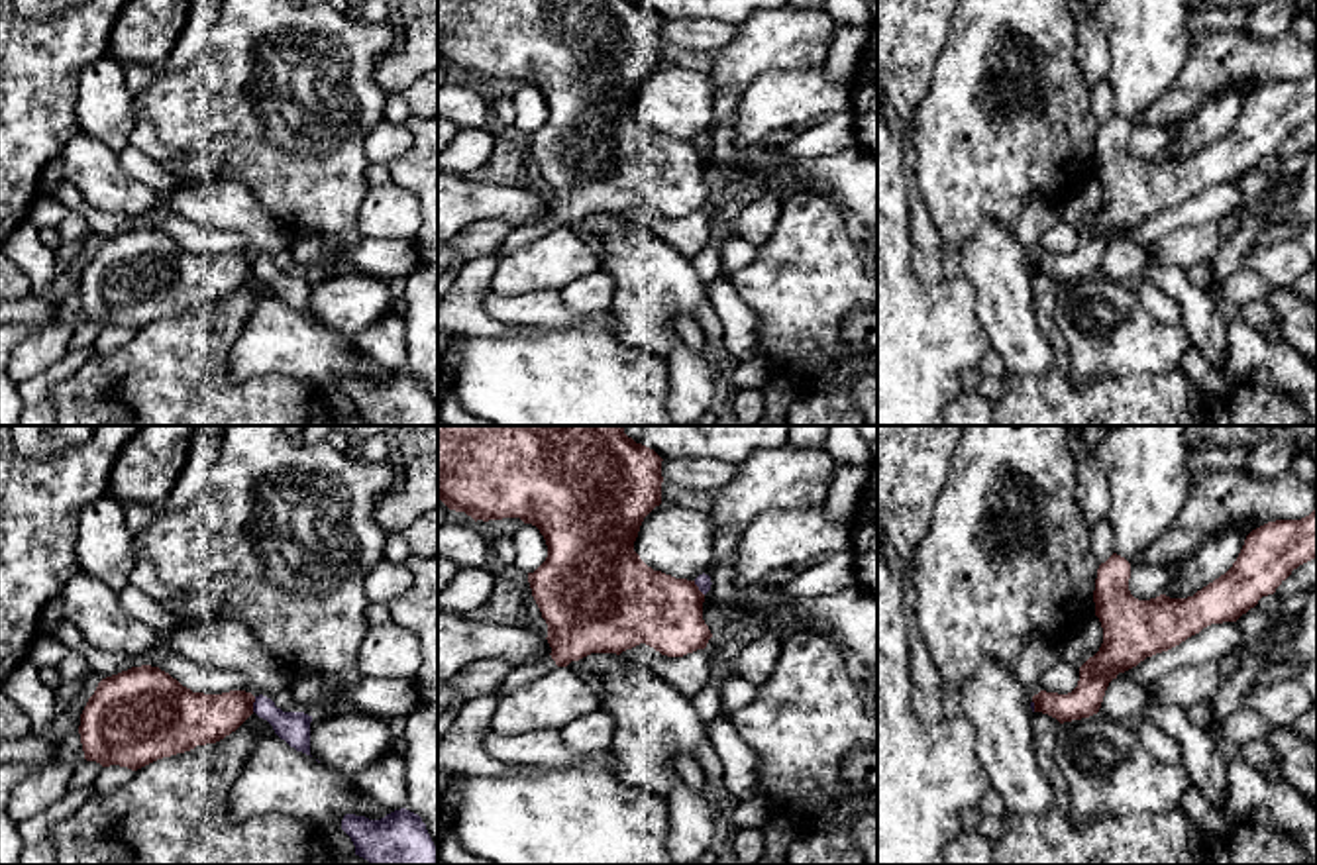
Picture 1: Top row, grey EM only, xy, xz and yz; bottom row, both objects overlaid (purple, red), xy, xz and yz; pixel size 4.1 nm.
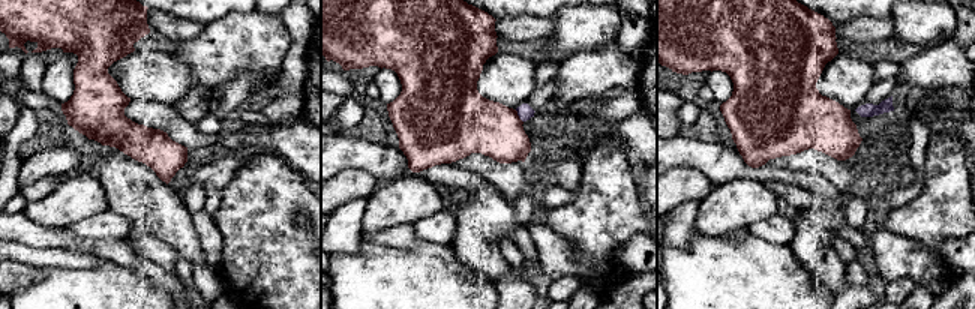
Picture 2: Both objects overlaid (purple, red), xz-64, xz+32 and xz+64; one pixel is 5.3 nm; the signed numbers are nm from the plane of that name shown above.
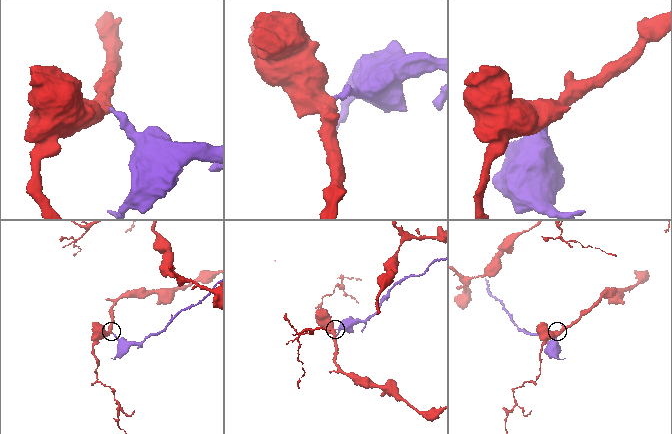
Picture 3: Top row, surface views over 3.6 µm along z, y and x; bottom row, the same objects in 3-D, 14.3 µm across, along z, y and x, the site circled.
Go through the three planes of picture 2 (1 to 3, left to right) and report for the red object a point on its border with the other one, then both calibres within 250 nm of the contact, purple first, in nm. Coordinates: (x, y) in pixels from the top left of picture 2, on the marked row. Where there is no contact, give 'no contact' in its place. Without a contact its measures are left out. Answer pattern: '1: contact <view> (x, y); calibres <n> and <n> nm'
1: no contact
2: contact xz+32 (518, 114); calibres 80 and 300 nm
3: no contact

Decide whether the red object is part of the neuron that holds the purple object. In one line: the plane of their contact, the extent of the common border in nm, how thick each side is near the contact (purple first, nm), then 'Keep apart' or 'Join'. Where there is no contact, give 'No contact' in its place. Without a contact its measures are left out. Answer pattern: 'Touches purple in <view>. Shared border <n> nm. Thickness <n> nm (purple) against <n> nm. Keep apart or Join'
Touches purple in xy. Shared border 70 nm. Thickness 130 nm (purple) against 220 nm. Keep apart

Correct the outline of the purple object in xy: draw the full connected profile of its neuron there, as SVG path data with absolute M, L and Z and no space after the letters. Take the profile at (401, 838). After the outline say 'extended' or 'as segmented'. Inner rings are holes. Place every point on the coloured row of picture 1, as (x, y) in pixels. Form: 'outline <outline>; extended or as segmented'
outline M406 808L381 820L345 814L342 830L351 838L355 855L371 865L438 865L438 847L426 824Z; as segmented

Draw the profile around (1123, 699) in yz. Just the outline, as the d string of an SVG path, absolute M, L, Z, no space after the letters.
M1113 679L1105 690L1099 712L1111 720L1127 722L1136 714L1146 714L1148 692L1131 679Z

